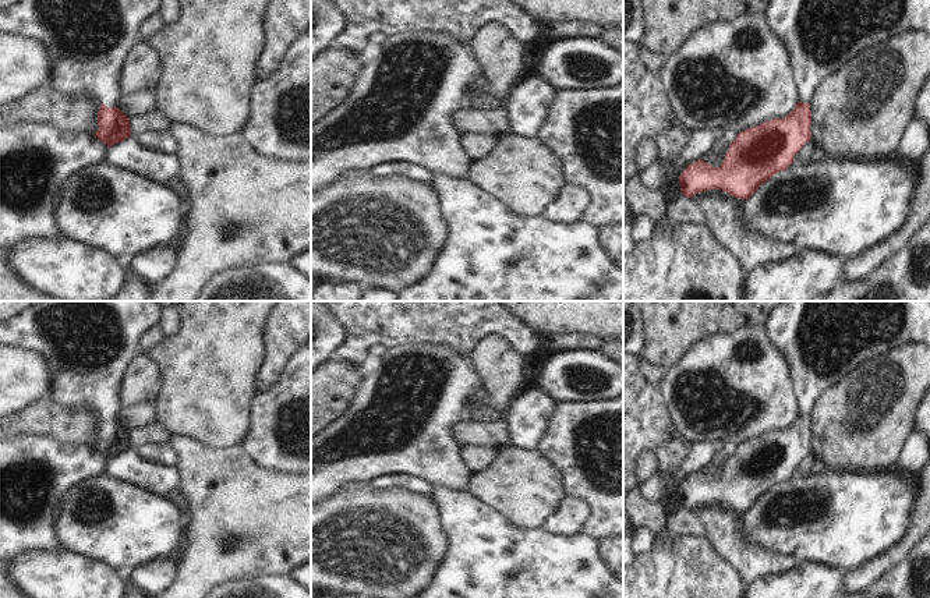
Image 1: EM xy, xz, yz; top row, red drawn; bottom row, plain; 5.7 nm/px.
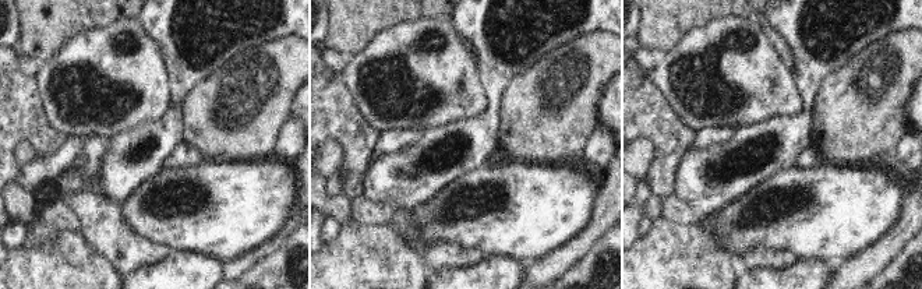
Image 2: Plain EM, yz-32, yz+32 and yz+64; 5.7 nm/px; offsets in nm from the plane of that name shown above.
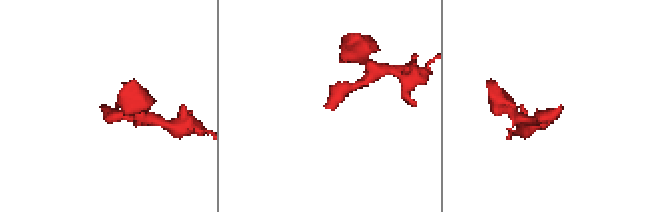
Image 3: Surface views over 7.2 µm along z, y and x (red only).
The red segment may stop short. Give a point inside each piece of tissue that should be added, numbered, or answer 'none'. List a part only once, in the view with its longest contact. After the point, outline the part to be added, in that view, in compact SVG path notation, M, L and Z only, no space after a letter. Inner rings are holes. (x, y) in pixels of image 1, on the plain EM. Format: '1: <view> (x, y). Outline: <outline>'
1: xy (92, 344). Outline: M38 301L25 314L0 325L0 347L45 354L53 365L53 397L71 410L91 407L106 420L119 420L127 374L141 354L141 337L158 325L160 301Z

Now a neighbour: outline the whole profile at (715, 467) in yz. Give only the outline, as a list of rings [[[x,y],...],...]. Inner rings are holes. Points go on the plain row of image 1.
[[[715,452],[711,461],[701,471],[710,475],[712,480],[721,480],[729,459],[731,456],[725,452]]]

